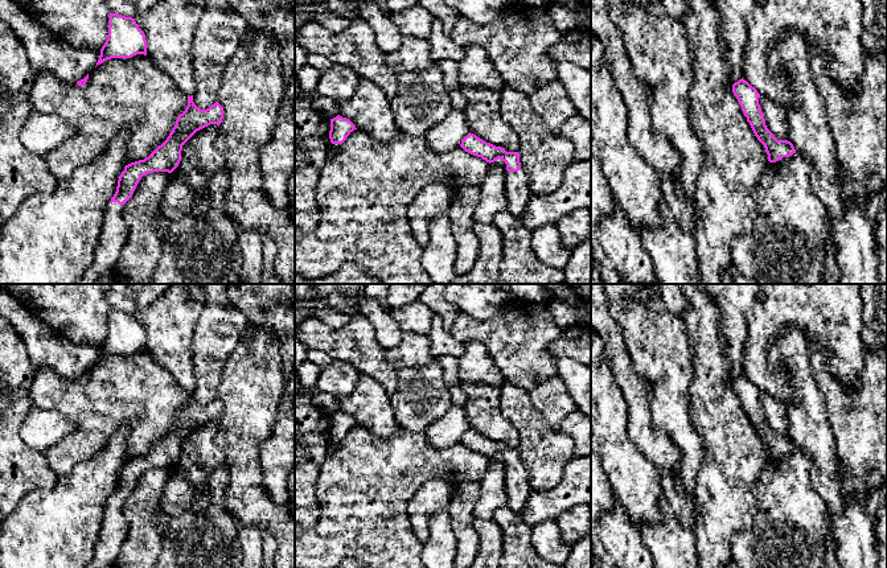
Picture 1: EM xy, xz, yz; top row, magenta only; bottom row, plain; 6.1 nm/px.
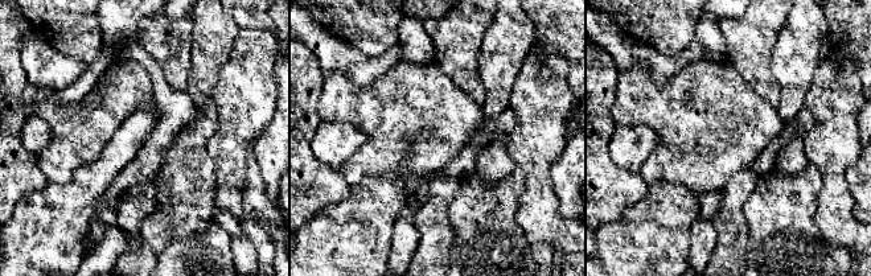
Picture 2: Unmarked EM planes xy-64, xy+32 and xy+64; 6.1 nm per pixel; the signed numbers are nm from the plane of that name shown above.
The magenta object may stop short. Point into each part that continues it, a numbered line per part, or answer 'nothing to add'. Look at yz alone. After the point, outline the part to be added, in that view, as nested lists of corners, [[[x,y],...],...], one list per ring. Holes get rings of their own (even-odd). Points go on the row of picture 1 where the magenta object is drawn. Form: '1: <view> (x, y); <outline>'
nothing to add

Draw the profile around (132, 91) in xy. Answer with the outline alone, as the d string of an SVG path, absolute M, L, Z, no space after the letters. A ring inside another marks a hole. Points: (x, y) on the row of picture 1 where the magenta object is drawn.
M136 54L98 65L89 73L85 86L63 82L49 71L37 71L28 102L32 111L56 115L74 128L74 133L45 159L50 172L61 180L102 156L112 137L126 125L132 129L126 165L144 160L167 140L188 106L188 96L148 55Z

